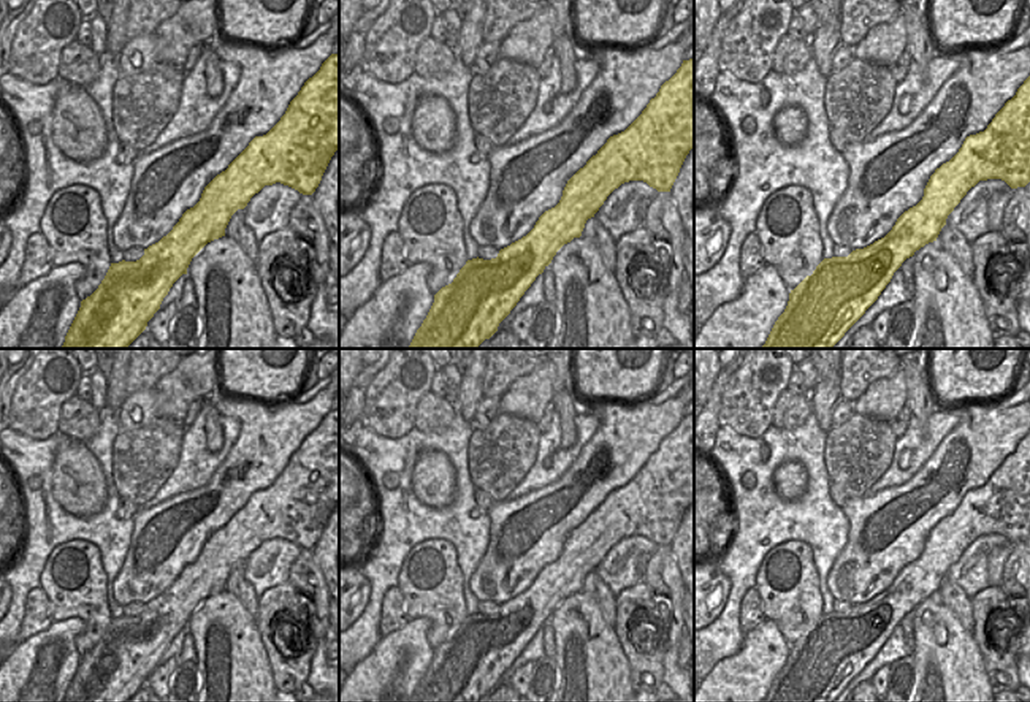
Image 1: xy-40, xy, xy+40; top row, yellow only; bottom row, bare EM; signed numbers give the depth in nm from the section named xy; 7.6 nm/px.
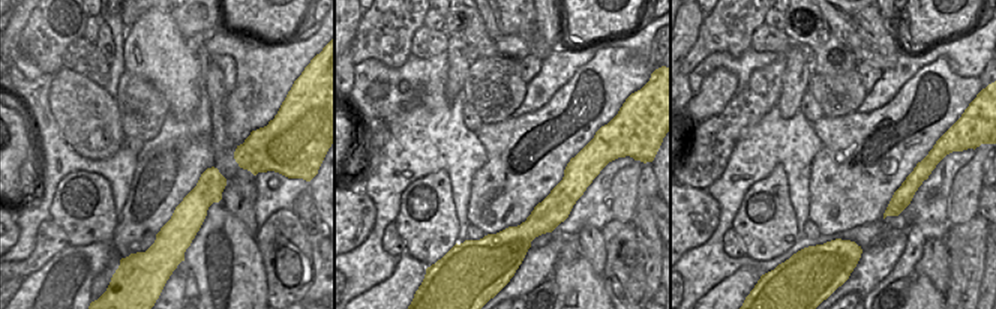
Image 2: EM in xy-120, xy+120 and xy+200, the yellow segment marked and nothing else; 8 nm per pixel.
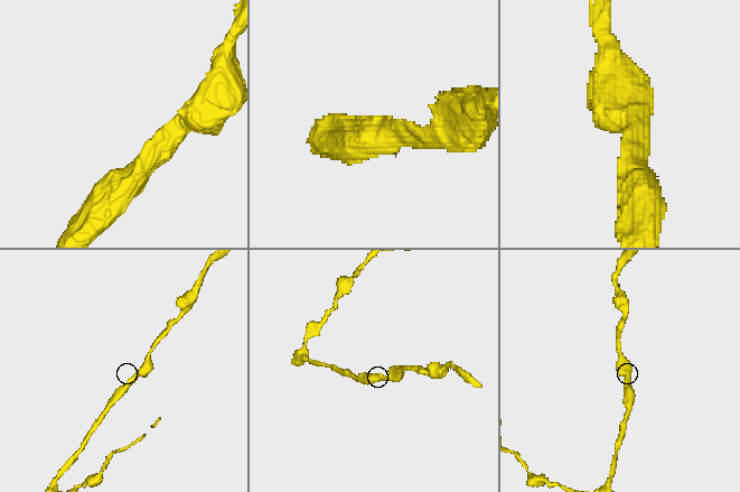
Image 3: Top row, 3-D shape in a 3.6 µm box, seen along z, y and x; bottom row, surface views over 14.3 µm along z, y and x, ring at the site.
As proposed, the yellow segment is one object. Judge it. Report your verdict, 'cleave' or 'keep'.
keep

